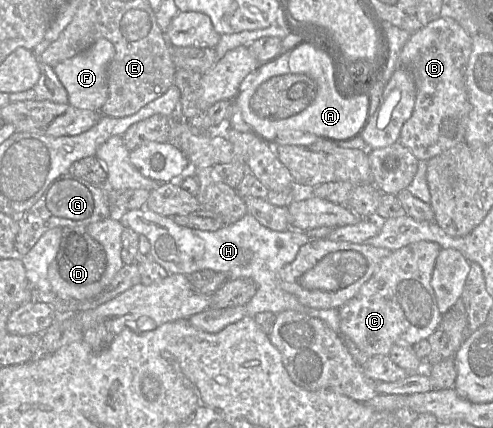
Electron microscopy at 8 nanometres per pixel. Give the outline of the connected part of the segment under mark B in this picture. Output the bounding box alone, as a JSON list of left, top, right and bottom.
[399,17,472,162]

